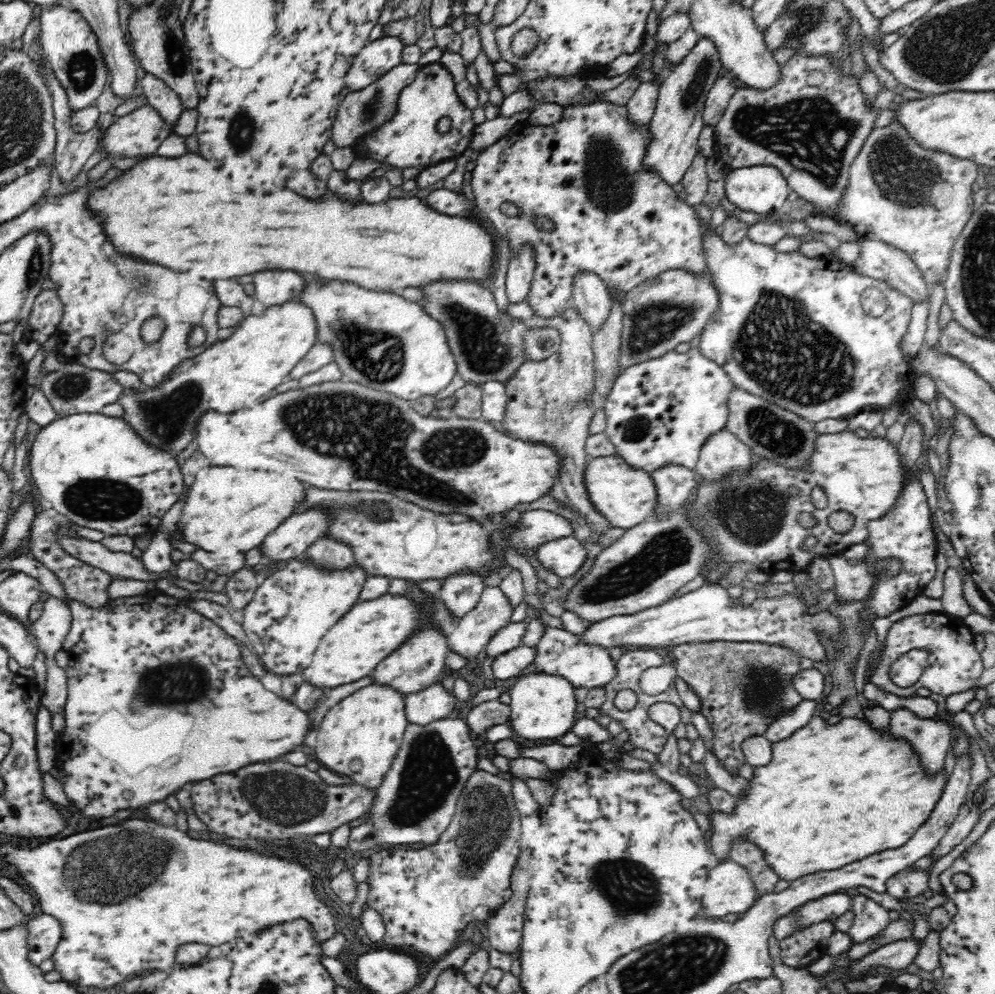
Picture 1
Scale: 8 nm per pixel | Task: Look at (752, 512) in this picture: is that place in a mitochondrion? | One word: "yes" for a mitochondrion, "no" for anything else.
yes

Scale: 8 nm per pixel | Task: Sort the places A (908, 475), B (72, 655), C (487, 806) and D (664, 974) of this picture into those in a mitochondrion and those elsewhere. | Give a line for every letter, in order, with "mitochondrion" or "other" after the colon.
A: other
B: other
C: mitochondrion
D: mitochondrion

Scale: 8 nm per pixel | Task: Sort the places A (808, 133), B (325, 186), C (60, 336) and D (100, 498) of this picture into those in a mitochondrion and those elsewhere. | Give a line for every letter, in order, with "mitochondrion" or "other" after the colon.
A: mitochondrion
B: other
C: other
D: mitochondrion

